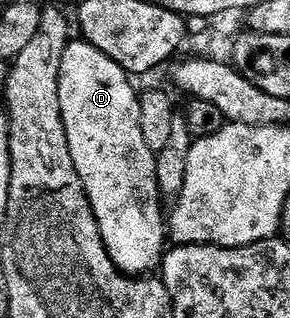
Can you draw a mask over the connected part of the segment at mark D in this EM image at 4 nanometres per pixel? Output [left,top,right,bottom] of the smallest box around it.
[59,41,167,277]

